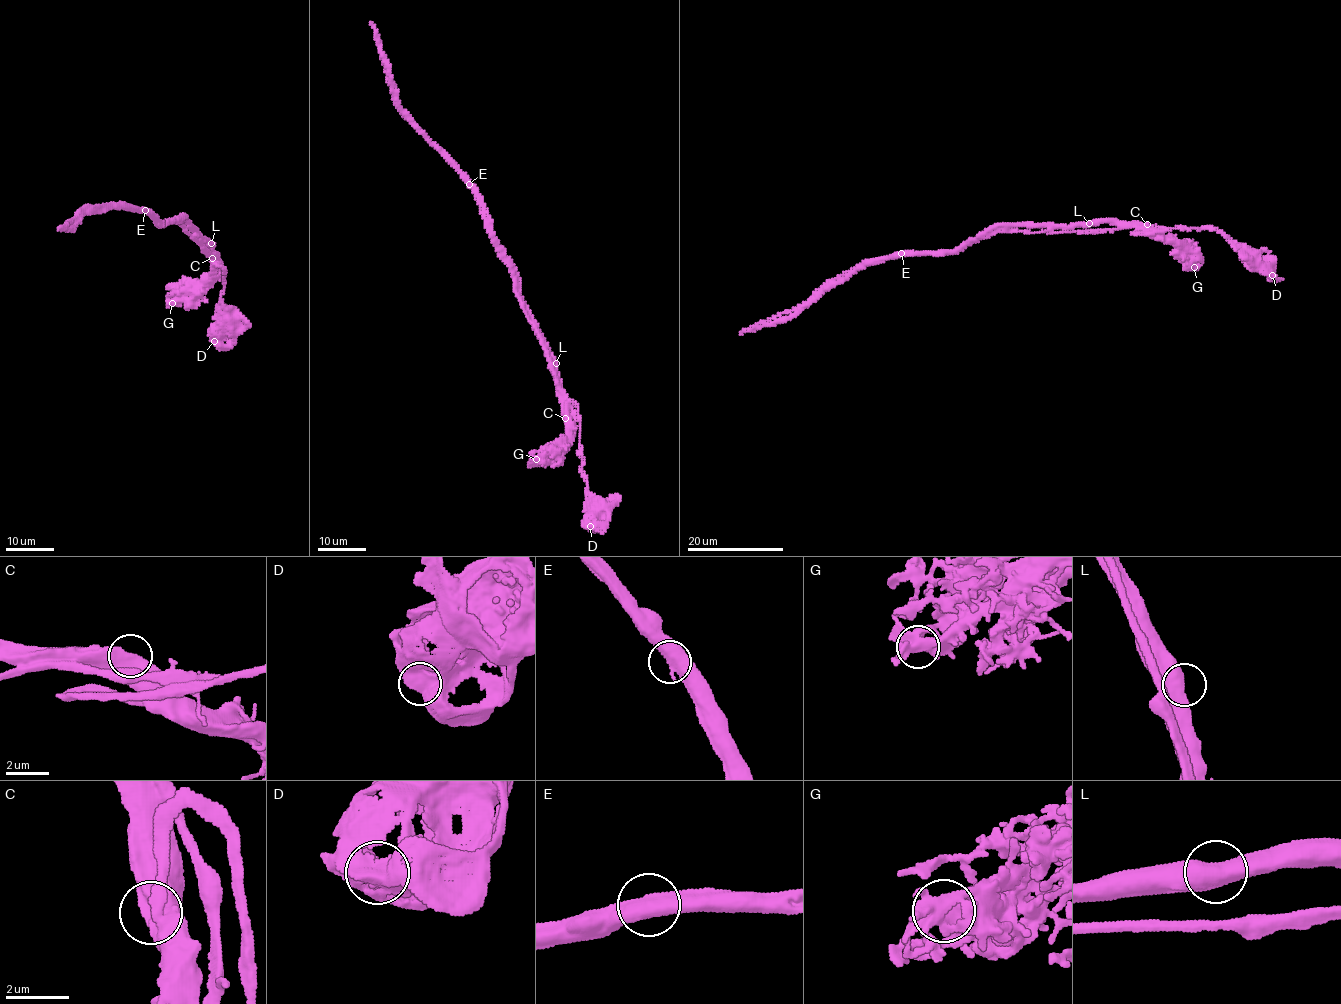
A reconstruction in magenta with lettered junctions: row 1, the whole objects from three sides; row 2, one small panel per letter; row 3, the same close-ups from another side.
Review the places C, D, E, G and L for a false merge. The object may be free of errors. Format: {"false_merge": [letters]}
{"false_merge": ["E"]}

